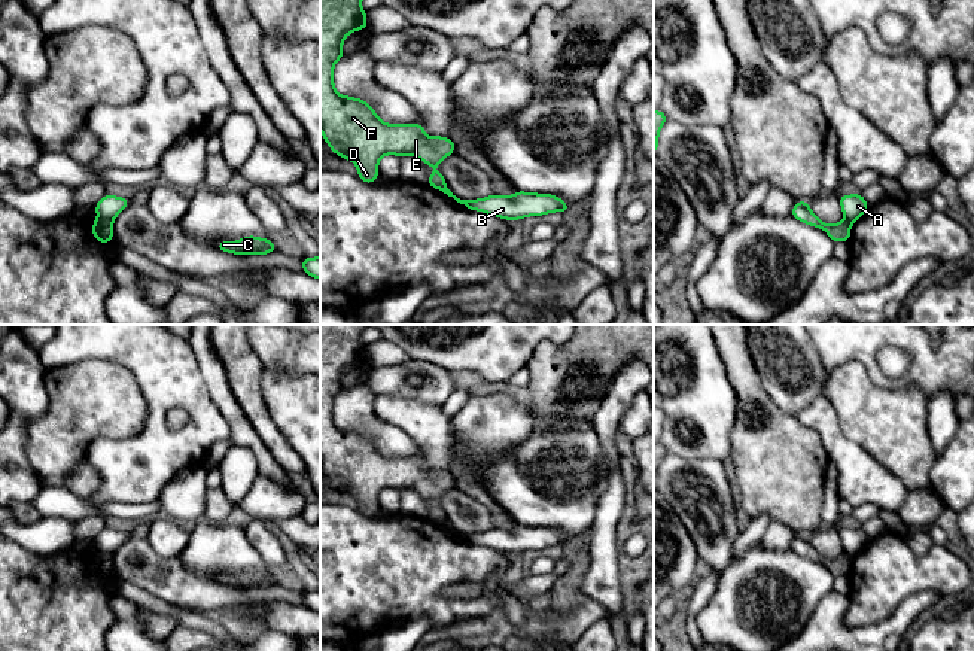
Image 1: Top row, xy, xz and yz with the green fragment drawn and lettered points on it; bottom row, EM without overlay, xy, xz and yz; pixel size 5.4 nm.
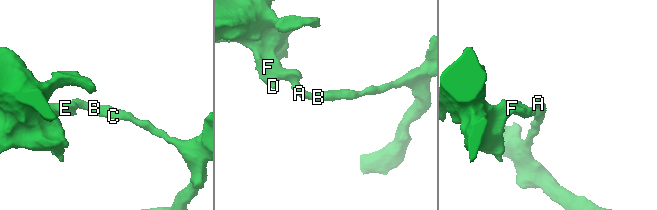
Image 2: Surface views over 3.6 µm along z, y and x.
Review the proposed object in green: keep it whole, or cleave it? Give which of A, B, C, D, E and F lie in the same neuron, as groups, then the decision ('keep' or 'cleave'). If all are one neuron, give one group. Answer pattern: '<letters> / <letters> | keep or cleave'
A B C / D E F | cleave

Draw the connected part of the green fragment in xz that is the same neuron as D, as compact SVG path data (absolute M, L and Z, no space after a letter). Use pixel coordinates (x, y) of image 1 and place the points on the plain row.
M320 325L320 465L334 487L354 496L365 517L374 517L384 489L413 489L435 502L456 478L442 469L429 472L417 456L384 457L365 434L335 425L334 398L344 390L346 369L369 363L360 340L366 326Z

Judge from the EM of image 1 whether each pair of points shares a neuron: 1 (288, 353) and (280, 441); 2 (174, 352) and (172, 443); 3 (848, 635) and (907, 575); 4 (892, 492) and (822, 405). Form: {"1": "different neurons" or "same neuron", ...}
{"1": "different neurons", "2": "same neuron", "3": "different neurons", "4": "same neuron"}

